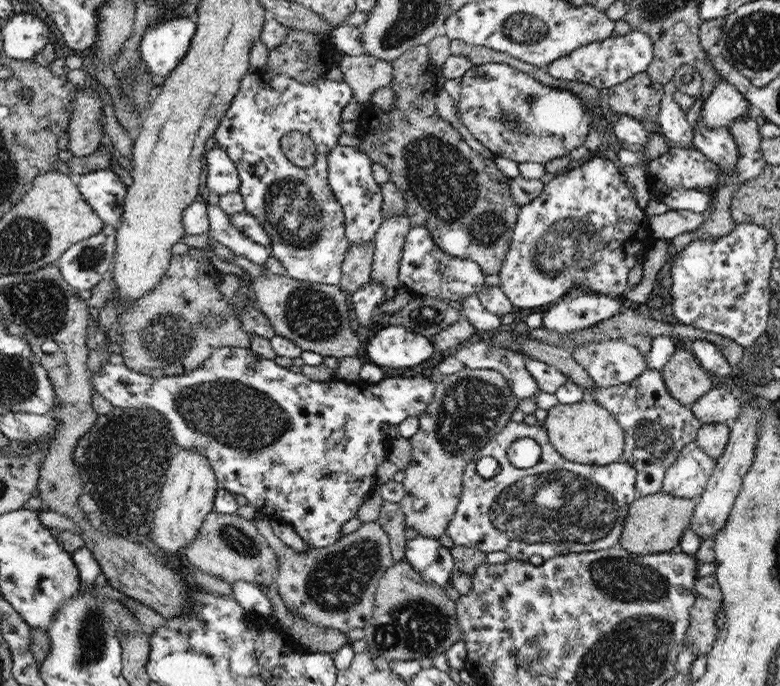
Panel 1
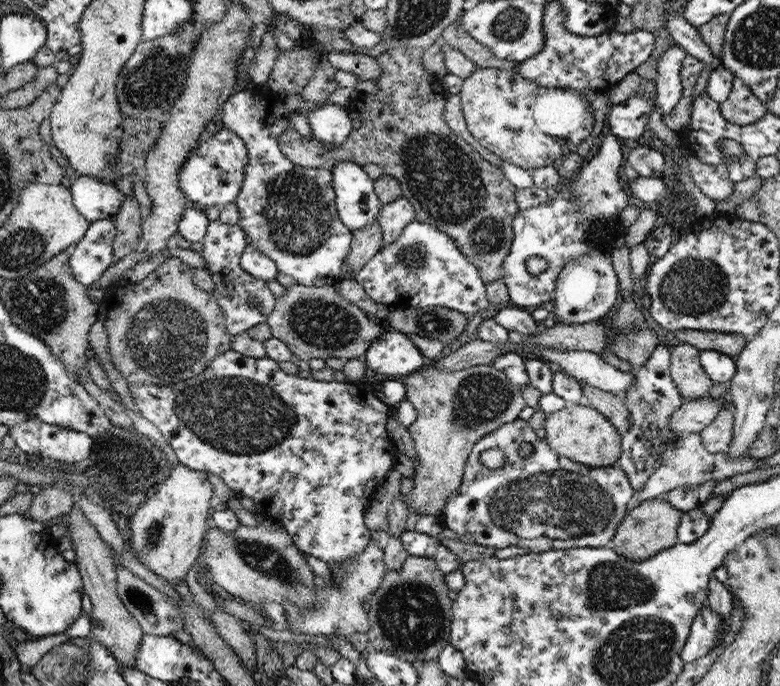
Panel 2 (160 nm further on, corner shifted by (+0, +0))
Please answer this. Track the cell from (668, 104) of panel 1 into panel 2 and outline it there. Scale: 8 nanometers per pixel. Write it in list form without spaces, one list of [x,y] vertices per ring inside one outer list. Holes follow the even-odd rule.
[[[674,45],[668,47],[659,58],[658,76],[654,80],[657,90],[655,101],[662,114],[671,112],[683,96],[680,71],[686,56],[686,51],[682,47]]]

